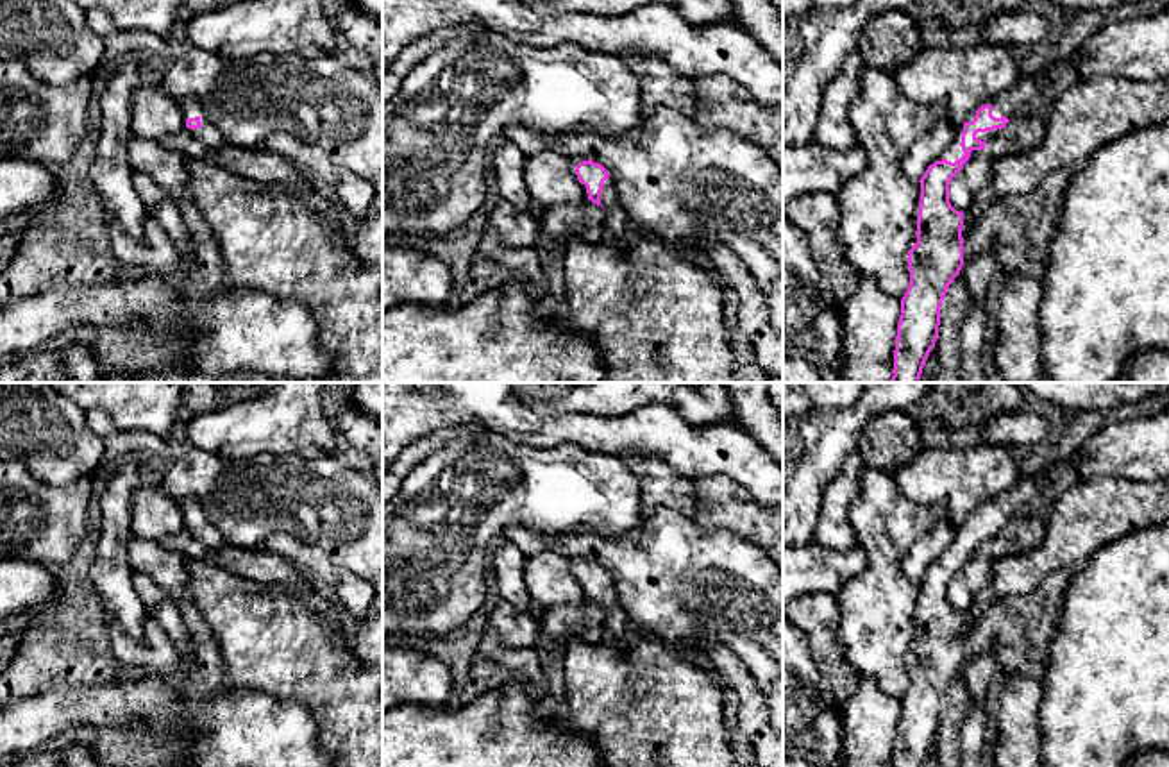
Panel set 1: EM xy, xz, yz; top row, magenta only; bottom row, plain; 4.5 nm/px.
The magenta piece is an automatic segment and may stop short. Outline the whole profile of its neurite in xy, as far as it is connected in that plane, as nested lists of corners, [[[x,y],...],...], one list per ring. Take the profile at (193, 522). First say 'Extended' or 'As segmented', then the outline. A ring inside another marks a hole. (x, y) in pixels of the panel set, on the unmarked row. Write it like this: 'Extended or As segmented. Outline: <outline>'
Extended. Outline: [[[184,497],[179,501],[182,510],[182,520],[186,526],[186,531],[191,533],[195,538],[198,538],[207,551],[220,549],[227,545],[225,536],[220,533],[220,529],[207,518],[200,501],[197,497]]]

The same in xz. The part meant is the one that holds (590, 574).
Extended. Outline: [[[570,558],[568,563],[586,599],[604,608],[606,628],[617,633],[615,644],[627,644],[631,638],[629,620],[620,606],[613,576],[586,558]]]

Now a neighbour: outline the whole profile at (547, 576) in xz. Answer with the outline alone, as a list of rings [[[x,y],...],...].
[[[543,551],[526,558],[524,583],[533,601],[545,610],[558,606],[583,608],[586,595],[570,572],[568,558]]]

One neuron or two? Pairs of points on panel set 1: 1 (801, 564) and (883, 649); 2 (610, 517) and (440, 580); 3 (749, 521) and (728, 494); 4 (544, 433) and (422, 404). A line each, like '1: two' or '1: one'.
1: two
2: one
3: one
4: one

